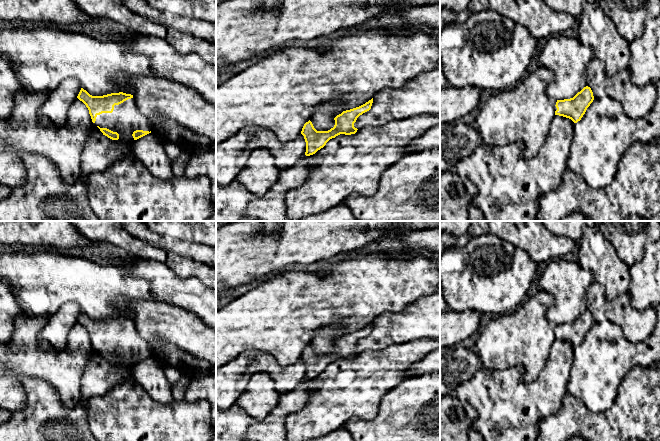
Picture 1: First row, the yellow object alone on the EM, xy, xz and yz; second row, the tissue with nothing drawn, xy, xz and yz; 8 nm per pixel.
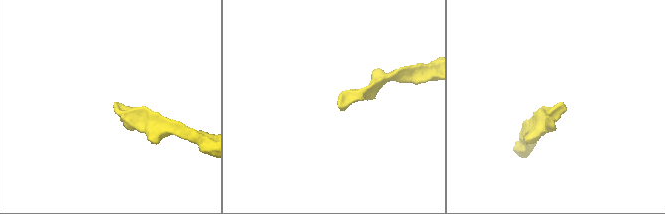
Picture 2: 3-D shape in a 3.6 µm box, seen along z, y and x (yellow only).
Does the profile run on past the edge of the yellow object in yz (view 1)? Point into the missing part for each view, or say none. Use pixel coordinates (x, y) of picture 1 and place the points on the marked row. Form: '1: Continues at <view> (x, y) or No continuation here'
1: No continuation here

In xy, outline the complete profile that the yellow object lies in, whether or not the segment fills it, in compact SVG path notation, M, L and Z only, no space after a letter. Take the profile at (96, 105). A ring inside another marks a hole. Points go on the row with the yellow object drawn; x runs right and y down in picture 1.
M81 88L77 98L88 108L94 125L112 140L133 144L151 133L148 119L137 108L131 94L119 92L92 96Z

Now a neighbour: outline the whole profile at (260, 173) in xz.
M263 148L253 150L237 180L251 193L266 193L278 180L281 169Z

